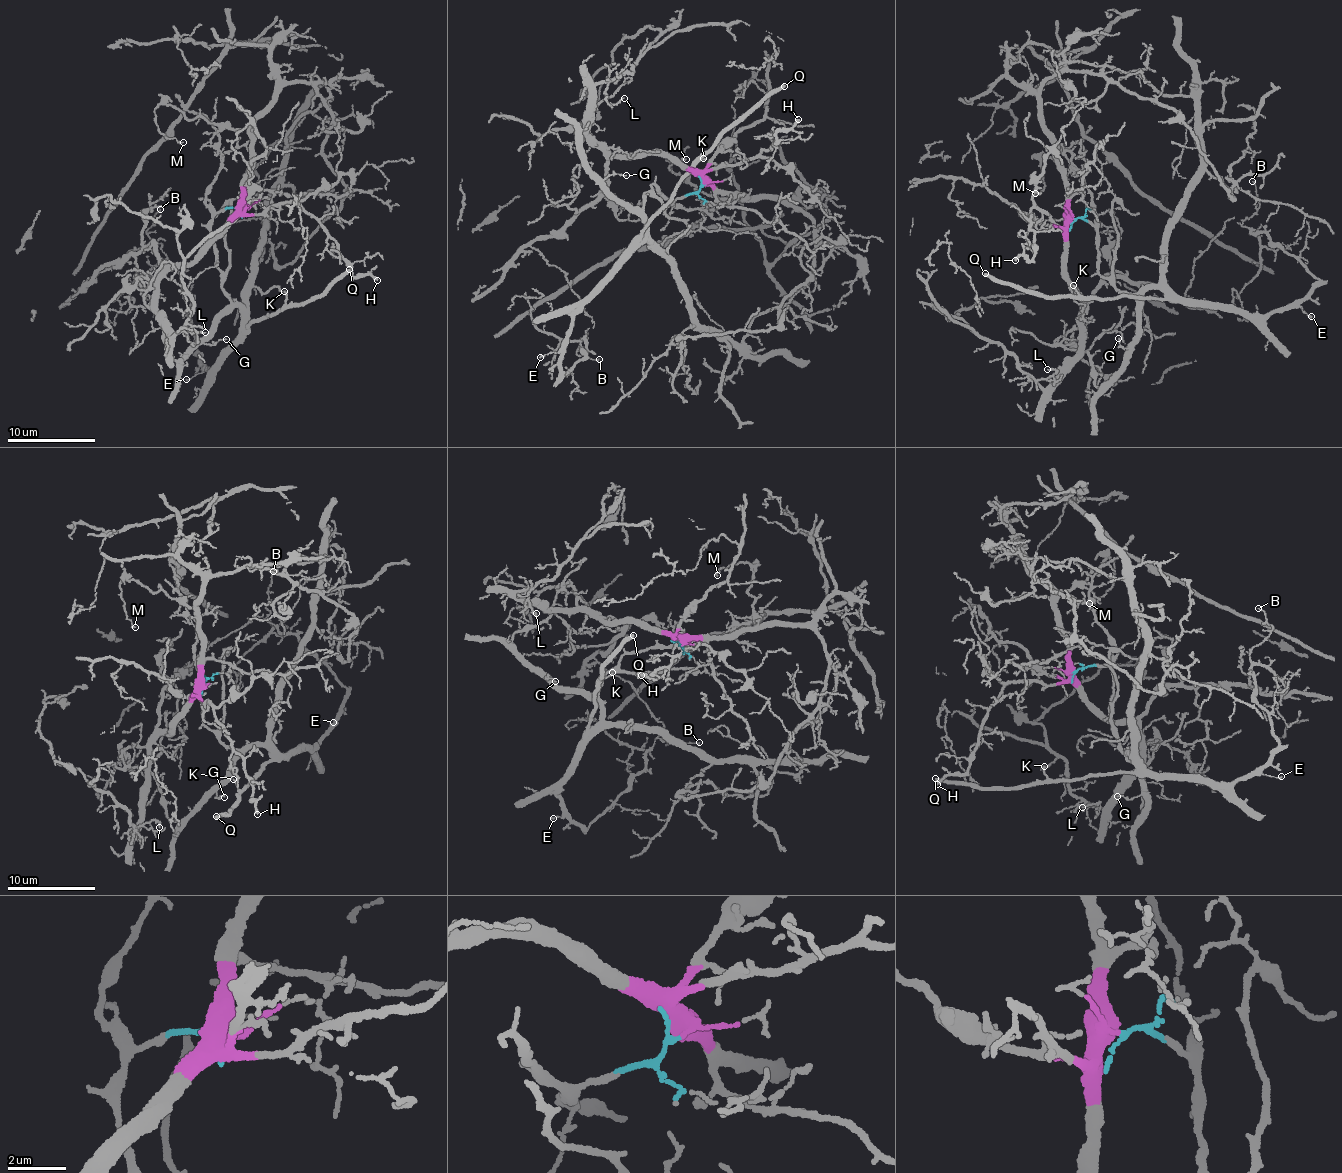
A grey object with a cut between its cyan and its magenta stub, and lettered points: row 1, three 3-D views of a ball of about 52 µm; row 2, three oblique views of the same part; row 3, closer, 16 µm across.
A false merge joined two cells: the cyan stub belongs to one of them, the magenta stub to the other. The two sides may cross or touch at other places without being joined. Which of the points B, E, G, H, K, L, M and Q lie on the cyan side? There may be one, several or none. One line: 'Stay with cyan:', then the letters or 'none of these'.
Stay with cyan: B, E, G, K, Q

